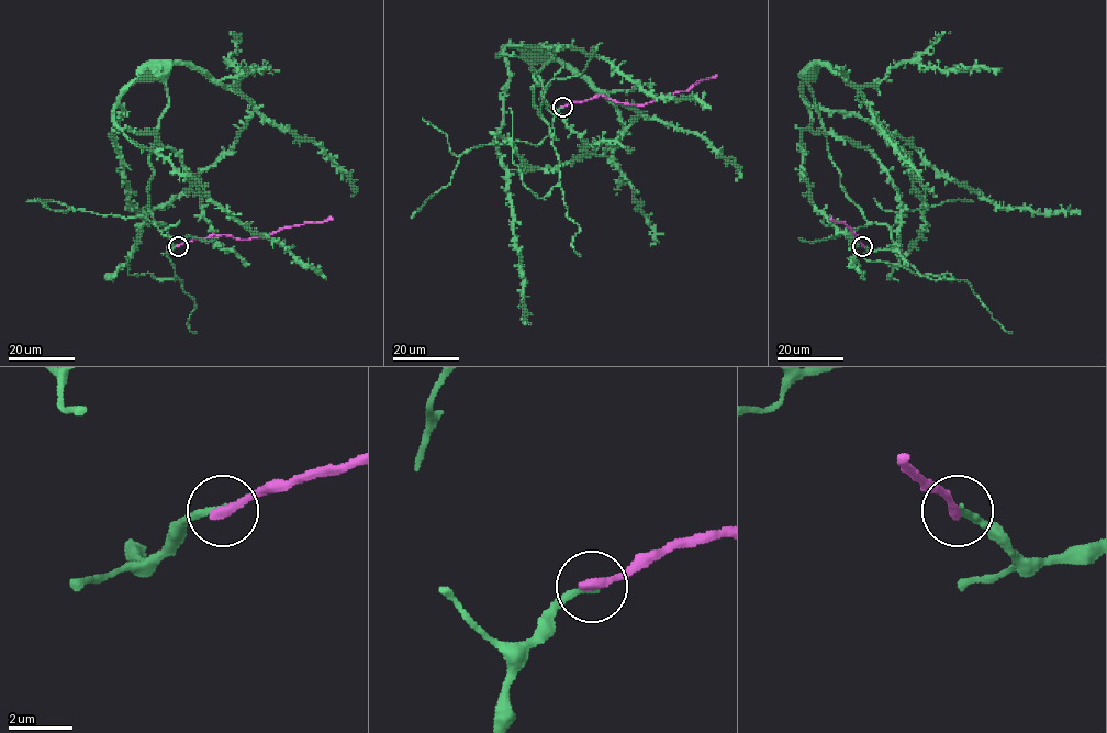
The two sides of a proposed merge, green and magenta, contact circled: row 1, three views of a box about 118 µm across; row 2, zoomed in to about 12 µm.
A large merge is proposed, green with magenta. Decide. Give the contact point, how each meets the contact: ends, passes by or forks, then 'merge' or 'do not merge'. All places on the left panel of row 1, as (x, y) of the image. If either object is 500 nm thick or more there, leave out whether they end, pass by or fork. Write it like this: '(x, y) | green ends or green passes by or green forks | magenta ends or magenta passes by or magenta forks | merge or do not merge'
(178, 246) | green ends | magenta ends | merge

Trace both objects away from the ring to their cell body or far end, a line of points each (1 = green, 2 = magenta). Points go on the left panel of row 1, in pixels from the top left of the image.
1: (177, 246), (147, 191), (161, 80), (122, 95), (112, 136), (129, 202), (146, 215)
2: (177, 246), (215, 235), (239, 240), (261, 237), (283, 229), (333, 218)

